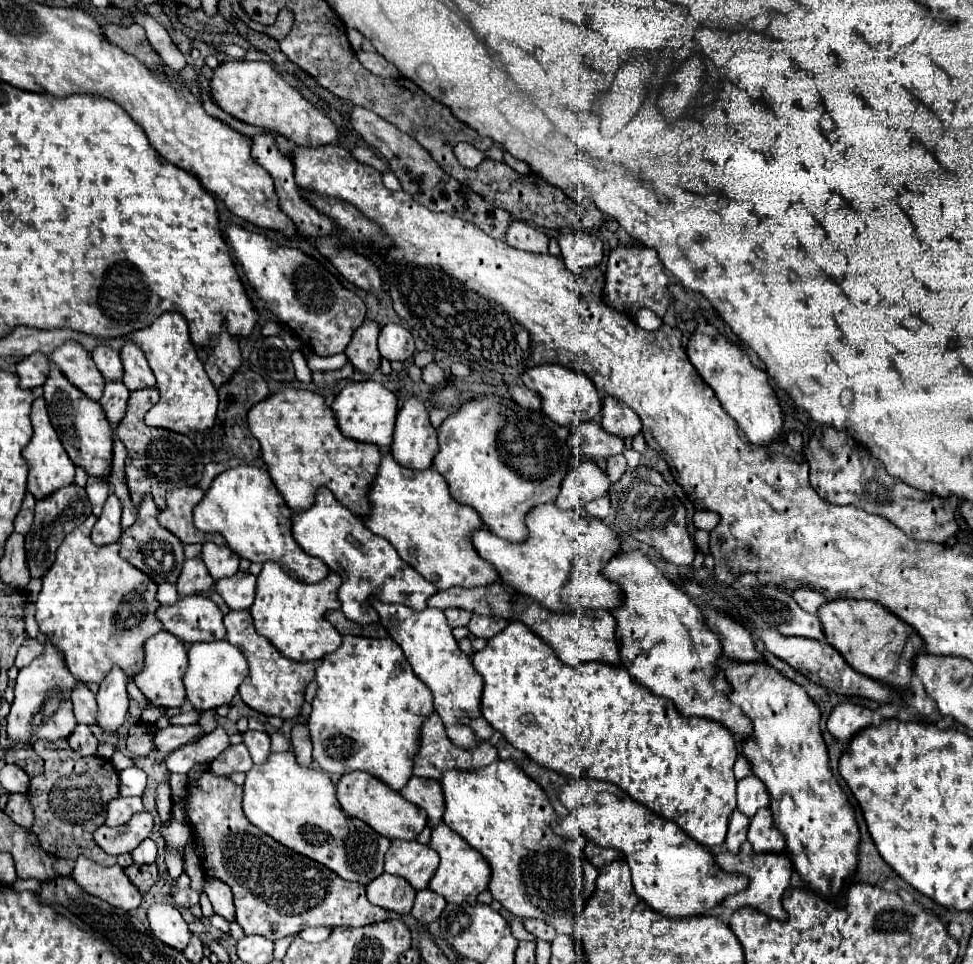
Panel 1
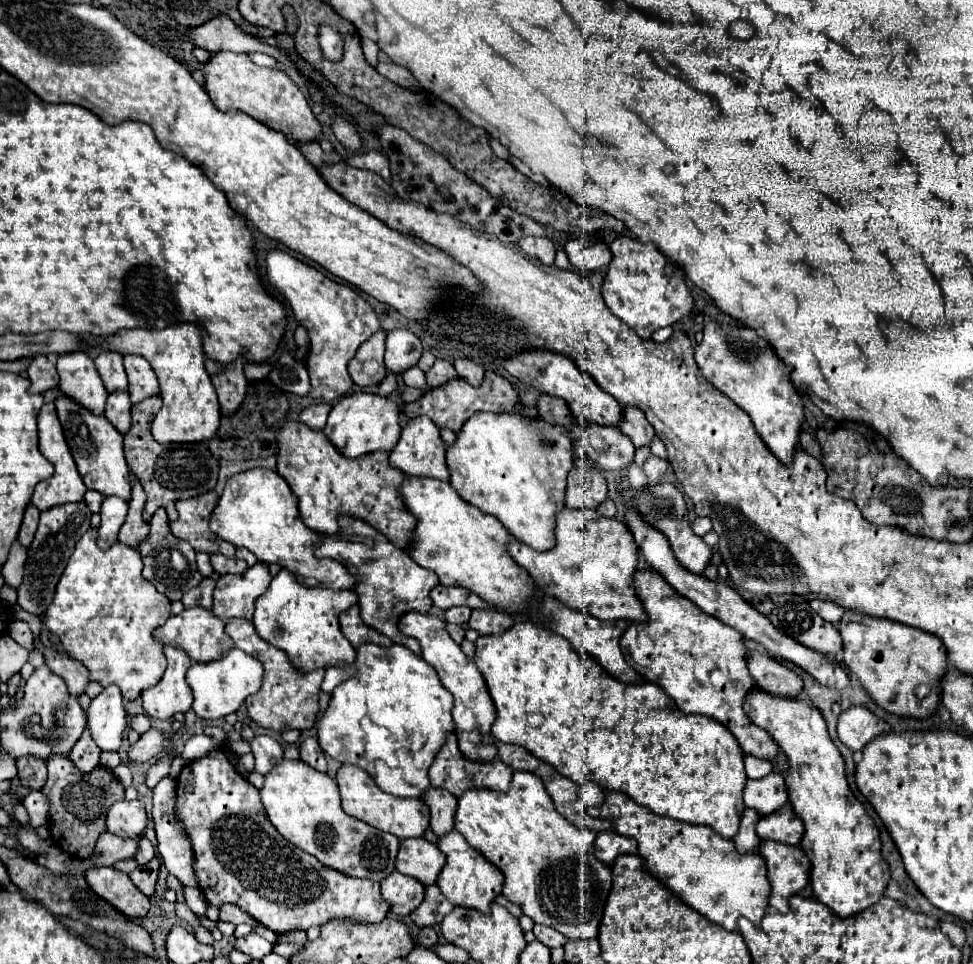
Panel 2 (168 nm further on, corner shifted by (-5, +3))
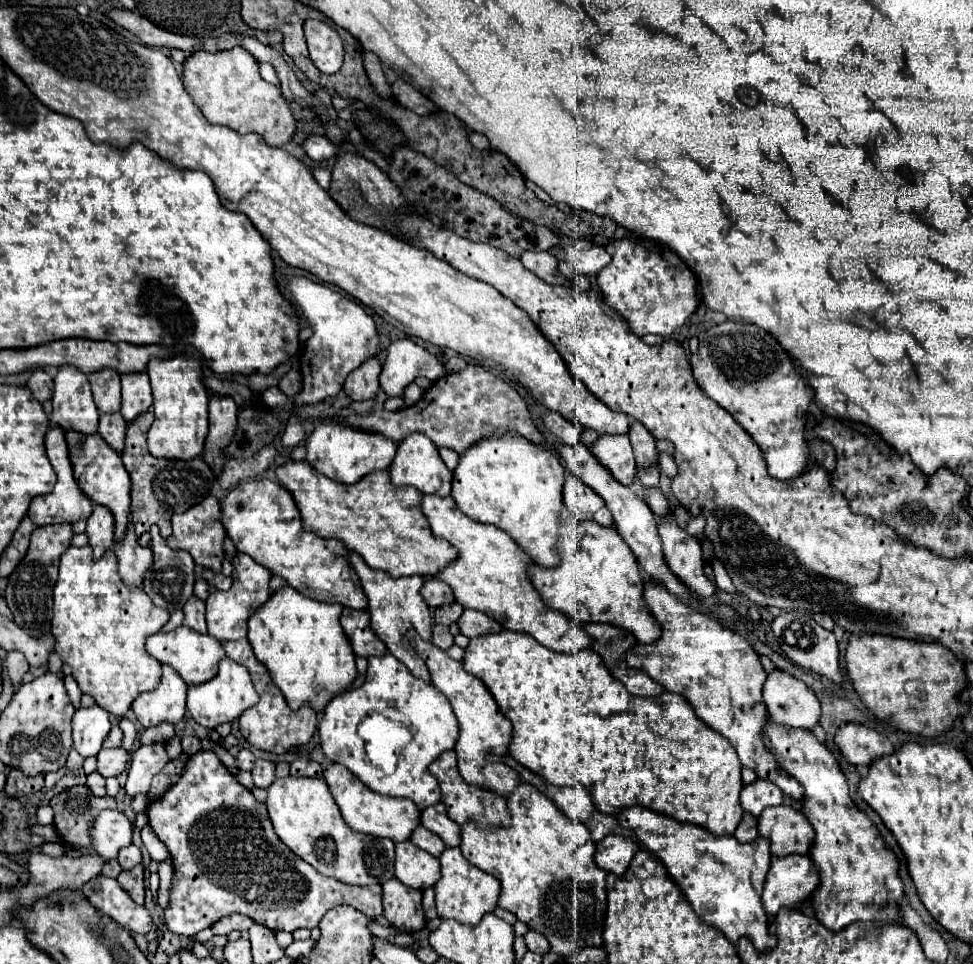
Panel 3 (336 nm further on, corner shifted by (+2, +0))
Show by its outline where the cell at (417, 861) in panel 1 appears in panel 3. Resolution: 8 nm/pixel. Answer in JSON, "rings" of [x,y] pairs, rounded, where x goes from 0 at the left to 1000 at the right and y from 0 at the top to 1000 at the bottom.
{"rings":[[[422,872],[406,877],[406,910],[422,922],[439,922],[453,910],[451,891],[427,879]]]}

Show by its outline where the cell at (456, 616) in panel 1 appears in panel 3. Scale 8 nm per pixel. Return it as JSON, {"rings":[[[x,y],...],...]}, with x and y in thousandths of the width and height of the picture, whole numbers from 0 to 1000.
{"rings":[[[464,626],[464,628],[455,628],[447,634],[447,646],[453,646],[453,648],[464,648],[464,646],[470,646],[470,642],[474,640],[476,636],[476,630],[472,626]]]}

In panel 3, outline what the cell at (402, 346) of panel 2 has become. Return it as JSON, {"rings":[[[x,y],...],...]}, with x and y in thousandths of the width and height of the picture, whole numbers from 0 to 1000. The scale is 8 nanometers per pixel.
{"rings":[[[408,352],[398,360],[398,372],[392,385],[392,404],[400,412],[414,410],[414,404],[429,391],[437,389],[443,395],[457,389],[457,381],[441,364],[422,352]]]}

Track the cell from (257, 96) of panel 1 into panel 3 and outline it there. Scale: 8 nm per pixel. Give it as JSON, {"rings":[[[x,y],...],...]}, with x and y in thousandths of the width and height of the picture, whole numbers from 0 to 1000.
{"rings":[[[242,49],[237,53],[227,53],[227,55],[207,53],[207,55],[194,57],[192,63],[188,65],[188,86],[194,99],[198,99],[202,111],[209,115],[209,119],[217,128],[239,132],[242,136],[248,136],[248,138],[266,138],[279,152],[289,152],[295,146],[299,146],[299,142],[303,140],[303,121],[299,117],[297,107],[289,99],[289,90],[274,86],[266,78],[266,65],[260,61],[258,55],[254,55],[248,49]]]}

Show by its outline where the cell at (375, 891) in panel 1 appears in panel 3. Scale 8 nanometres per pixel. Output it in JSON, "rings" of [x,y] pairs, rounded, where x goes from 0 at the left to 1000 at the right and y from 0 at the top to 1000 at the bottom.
{"rings":[[[406,910],[394,916],[394,949],[412,966],[431,966],[437,962],[433,924],[412,918]]]}

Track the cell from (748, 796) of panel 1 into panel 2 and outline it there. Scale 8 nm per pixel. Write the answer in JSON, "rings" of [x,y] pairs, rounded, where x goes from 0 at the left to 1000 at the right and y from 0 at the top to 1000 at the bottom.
{"rings":[[[793,801],[781,809],[769,809],[765,817],[765,834],[775,838],[783,846],[793,844],[798,838],[810,832],[808,811],[802,803]]]}

